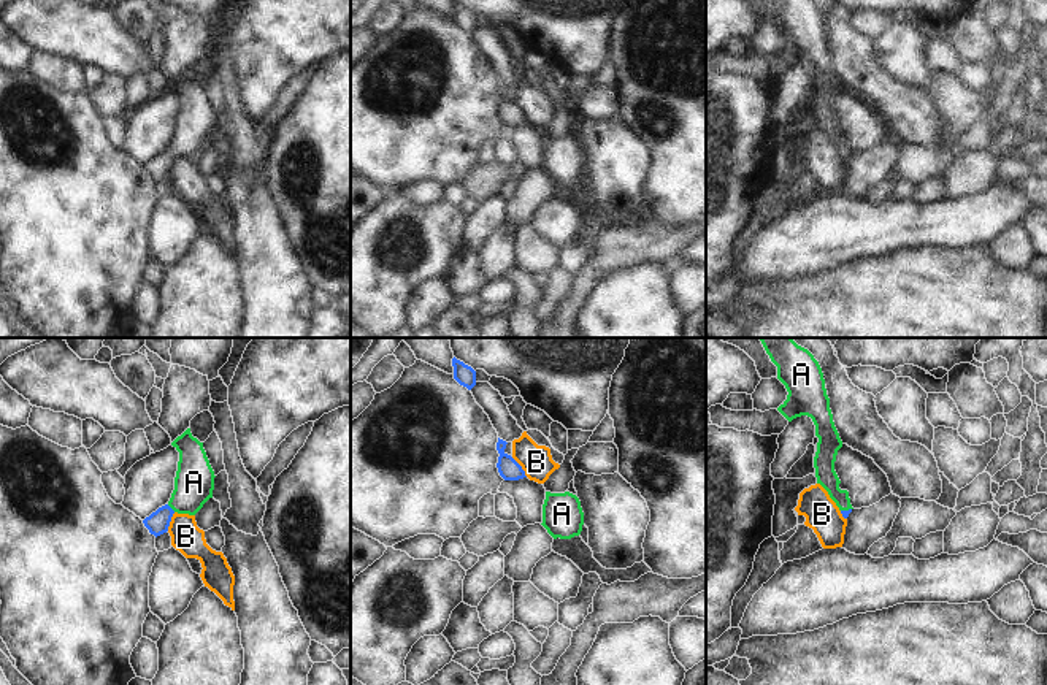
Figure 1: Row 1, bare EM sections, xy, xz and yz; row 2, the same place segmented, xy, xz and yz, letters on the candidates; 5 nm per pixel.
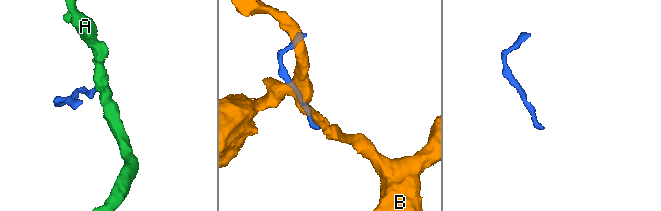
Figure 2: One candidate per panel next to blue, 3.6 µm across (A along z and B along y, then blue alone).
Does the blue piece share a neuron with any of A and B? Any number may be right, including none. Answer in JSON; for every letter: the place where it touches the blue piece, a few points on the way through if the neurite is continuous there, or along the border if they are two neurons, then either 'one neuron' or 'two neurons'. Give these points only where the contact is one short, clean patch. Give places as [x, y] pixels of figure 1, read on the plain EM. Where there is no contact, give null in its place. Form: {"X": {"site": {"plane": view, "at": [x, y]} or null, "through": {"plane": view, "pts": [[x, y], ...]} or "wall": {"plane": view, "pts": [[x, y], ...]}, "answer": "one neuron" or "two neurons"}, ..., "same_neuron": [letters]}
{"A": {"site": {"plane": "xy", "at": [170, 153]}, "through": {"plane": "xy", "pts": [[157, 168], [170, 153], [194, 127]]}, "answer": "one neuron"}, "B": {"site": {"plane": "xz", "at": [521, 111]}, "wall": {"plane": "xz", "pts": [[511, 102], [527, 121]]}, "answer": "two neurons"}, "same_neuron": ["A"]}

